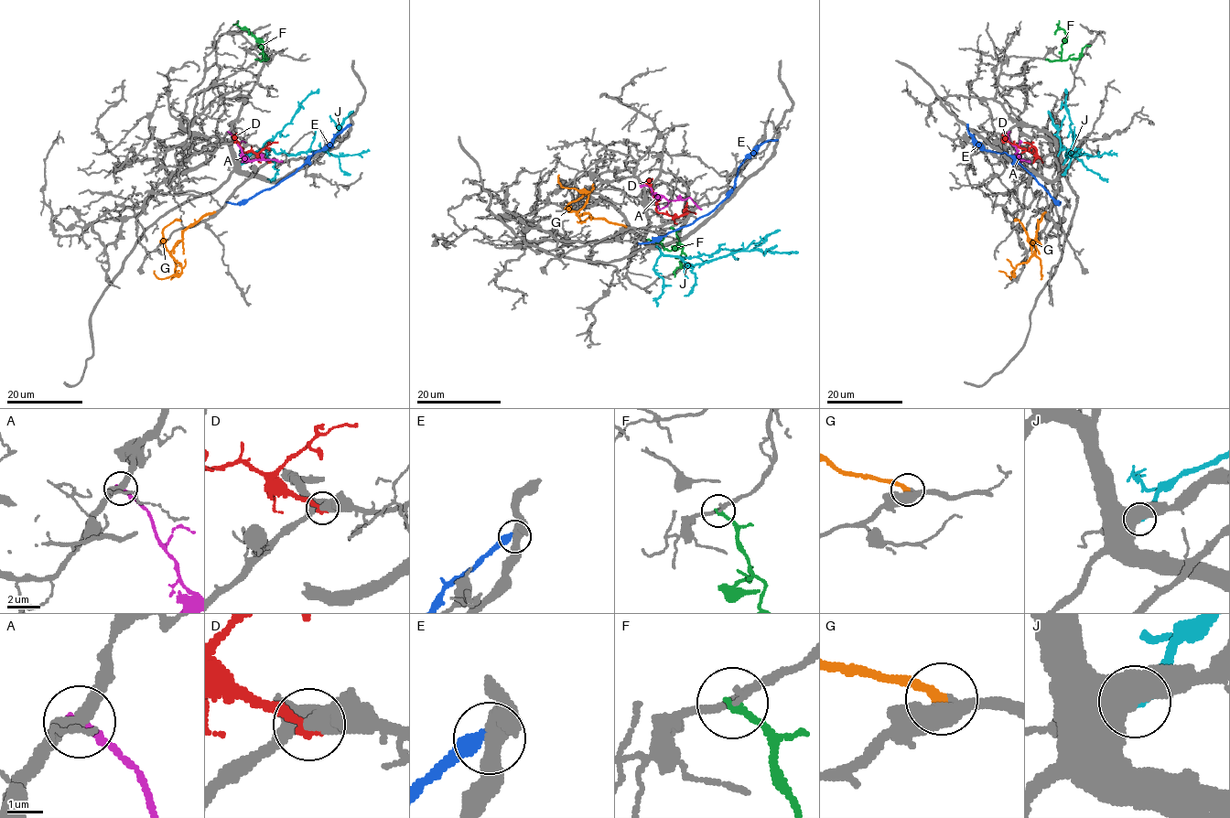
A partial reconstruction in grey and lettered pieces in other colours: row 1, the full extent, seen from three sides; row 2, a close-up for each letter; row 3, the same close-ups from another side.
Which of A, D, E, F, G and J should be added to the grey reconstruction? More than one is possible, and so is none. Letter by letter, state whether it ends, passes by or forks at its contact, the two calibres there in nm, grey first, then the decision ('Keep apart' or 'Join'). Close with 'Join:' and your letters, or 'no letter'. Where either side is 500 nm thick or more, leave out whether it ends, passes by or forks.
A: It ends there. Thickness 360 nm (grey) against 220 nm. Keep apart
D: It ends there. Thickness 480 nm (grey) against 280 nm. Keep apart
E: It ends there. Thickness 400 nm (grey) against 360 nm. Keep apart
F: It ends there. Thickness 120 nm (grey) against 200 nm. Keep apart
G: It ends there. Thickness 420 nm (grey) against 280 nm. Join
J: Thickness 550 nm (grey) against 280 nm. Keep apart
Join: G

